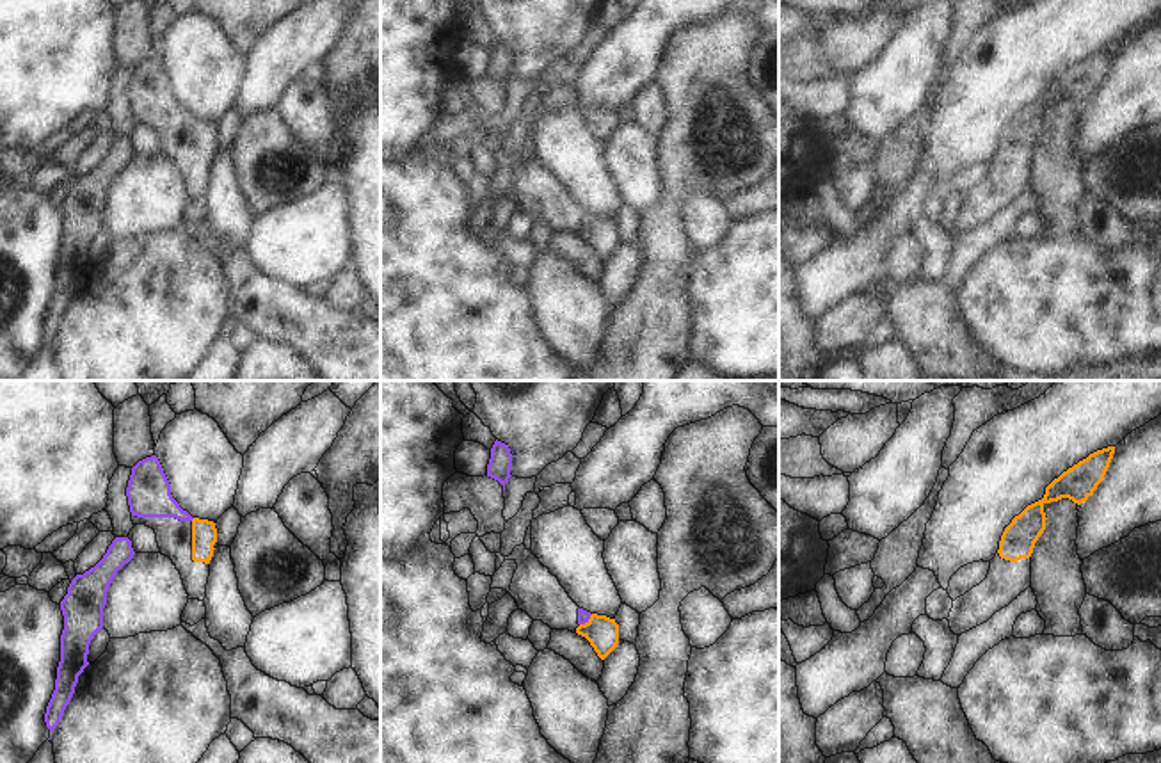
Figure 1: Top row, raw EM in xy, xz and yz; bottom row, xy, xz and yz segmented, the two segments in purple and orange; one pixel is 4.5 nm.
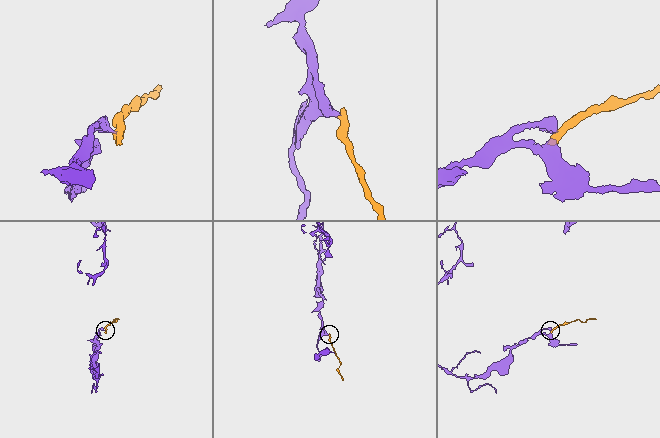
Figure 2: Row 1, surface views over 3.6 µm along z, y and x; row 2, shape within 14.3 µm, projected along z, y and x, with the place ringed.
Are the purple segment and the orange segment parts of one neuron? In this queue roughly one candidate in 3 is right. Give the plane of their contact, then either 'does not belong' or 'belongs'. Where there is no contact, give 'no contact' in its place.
contact in xz; belongs

